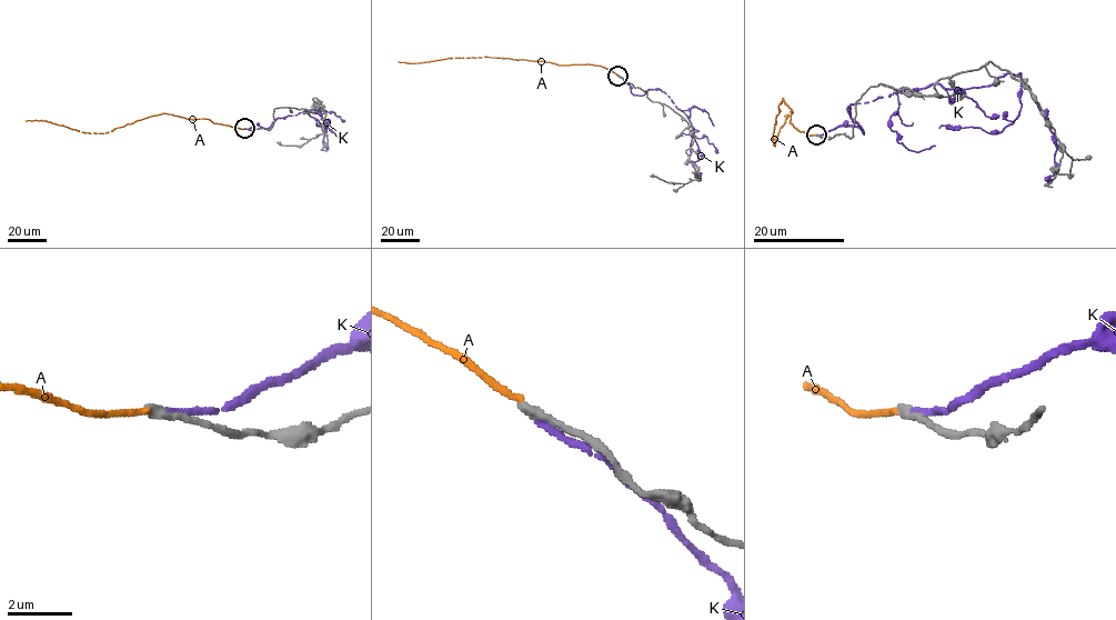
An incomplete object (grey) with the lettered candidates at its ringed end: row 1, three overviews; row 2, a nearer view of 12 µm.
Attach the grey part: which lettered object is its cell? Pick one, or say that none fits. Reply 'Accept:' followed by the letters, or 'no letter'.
Accept: no letter

